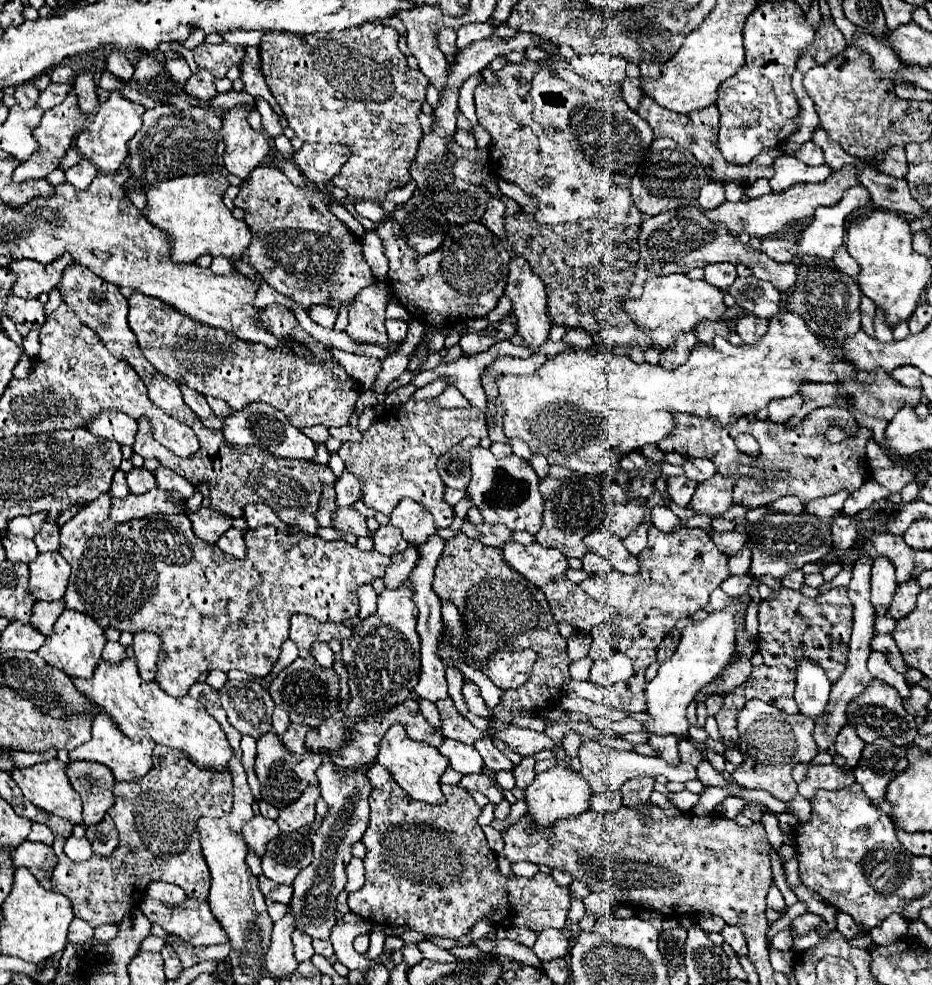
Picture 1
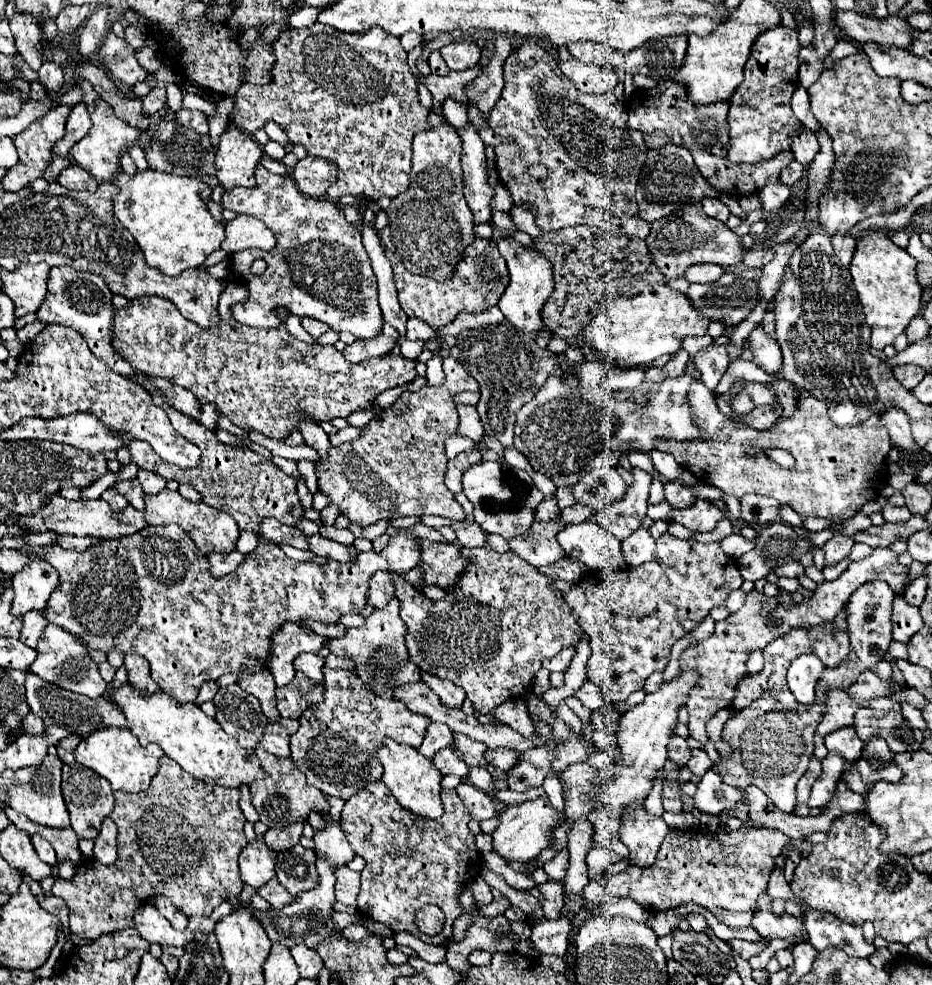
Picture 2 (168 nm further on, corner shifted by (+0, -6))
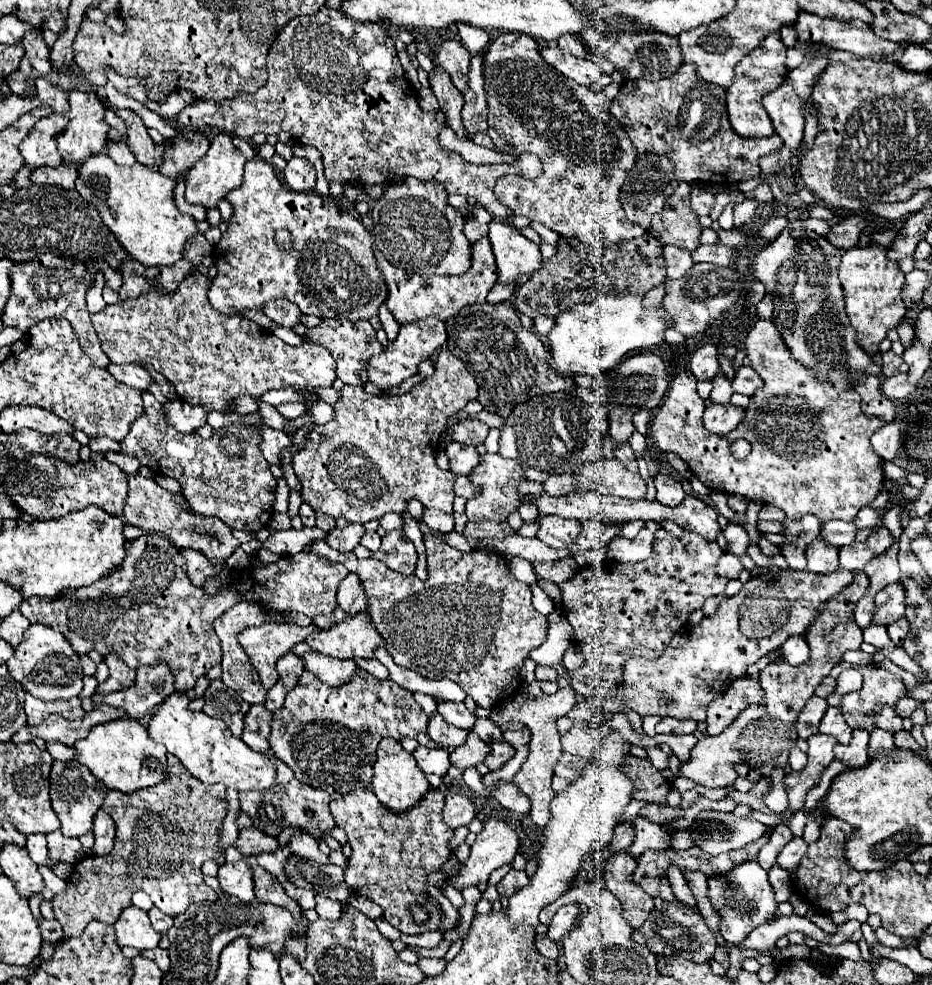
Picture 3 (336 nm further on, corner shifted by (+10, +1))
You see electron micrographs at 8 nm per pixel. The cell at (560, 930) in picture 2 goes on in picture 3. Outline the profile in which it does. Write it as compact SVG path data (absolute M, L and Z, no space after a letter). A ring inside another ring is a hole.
M564 905L564 907L560 907L558 913L552 917L552 921L548 925L546 937L550 937L552 941L560 941L576 925L578 913L580 913L580 909L576 905Z

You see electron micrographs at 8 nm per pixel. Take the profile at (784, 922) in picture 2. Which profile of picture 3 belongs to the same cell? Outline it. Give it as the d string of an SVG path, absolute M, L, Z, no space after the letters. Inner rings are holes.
M746 861L734 871L726 873L726 877L710 877L708 879L708 897L712 901L712 907L720 913L720 933L730 945L738 945L742 939L748 937L748 933L774 917L776 913L776 899L774 889L768 883L768 873L758 865L758 861Z

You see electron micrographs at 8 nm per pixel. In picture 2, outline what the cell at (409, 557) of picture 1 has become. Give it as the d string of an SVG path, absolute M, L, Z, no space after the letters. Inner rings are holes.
M376 572L370 580L366 604L372 608L384 608L388 600L394 598L394 586L392 586L392 574L390 572Z

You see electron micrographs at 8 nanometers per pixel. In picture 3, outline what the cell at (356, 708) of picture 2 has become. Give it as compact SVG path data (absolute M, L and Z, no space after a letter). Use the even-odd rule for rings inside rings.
M304 671L298 685L292 691L288 691L284 705L274 713L272 733L268 741L270 741L270 751L294 771L298 781L328 791L332 799L340 799L352 789L370 785L372 765L376 761L376 747L382 737L392 737L392 739L410 737L416 739L420 745L438 747L434 745L434 741L430 741L426 727L428 727L428 717L422 711L422 707L414 701L412 691L396 685L390 679L382 681L374 679L372 675L366 675L362 679L354 677L352 683L330 687L324 681L320 681L314 673Z

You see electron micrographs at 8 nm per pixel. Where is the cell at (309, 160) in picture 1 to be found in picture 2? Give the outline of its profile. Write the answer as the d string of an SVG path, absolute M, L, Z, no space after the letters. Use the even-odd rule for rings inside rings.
M306 156L294 166L292 176L302 194L322 198L326 190L336 182L336 172L336 164L318 156Z

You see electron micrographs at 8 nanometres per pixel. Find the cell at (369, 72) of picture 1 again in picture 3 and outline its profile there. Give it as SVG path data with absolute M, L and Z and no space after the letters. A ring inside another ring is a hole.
M320 9L318 13L314 15L304 15L304 17L294 17L290 19L282 31L278 33L276 41L272 43L270 47L270 53L268 53L268 81L266 85L262 85L258 91L254 93L246 93L246 91L240 91L236 97L232 99L226 99L226 101L220 101L216 103L216 109L214 109L214 101L196 101L192 107L186 107L180 111L178 117L174 117L174 121L180 125L180 127L188 127L188 129L202 129L204 125L208 127L214 127L214 129L220 129L220 131L226 131L226 133L232 133L232 135L238 135L246 141L252 139L252 135L256 133L264 133L264 135L278 135L280 131L286 131L292 135L294 141L298 143L304 143L304 145L312 145L316 147L320 153L322 153L322 159L324 159L324 177L328 183L358 183L362 187L374 187L374 185L386 185L386 183L392 183L400 177L416 177L416 179L440 179L446 187L446 191L450 193L460 193L464 197L476 197L476 201L488 209L494 217L512 217L512 209L506 209L506 205L502 205L496 197L494 197L494 185L496 185L496 179L506 175L506 173L520 173L524 177L536 177L538 171L542 173L542 161L540 157L532 155L532 153L520 153L516 157L514 163L496 163L496 165L472 165L468 161L464 161L458 153L446 153L440 145L438 145L438 131L442 129L442 125L436 123L434 115L432 113L424 113L418 105L418 99L416 95L412 95L412 87L410 83L406 81L406 75L402 71L402 65L400 65L400 59L398 59L398 53L396 53L396 47L394 47L394 41L392 37L388 35L388 31L384 29L384 25L374 25L374 23L358 23L358 21L346 21L346 17L342 17L342 13L338 13L336 9Z

